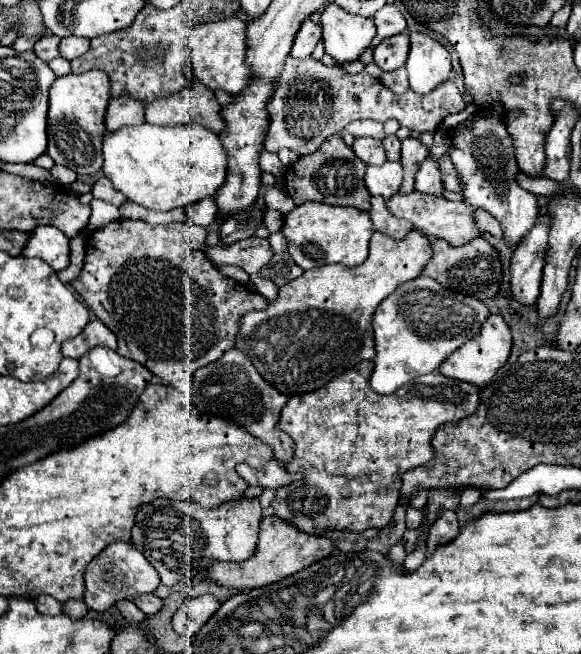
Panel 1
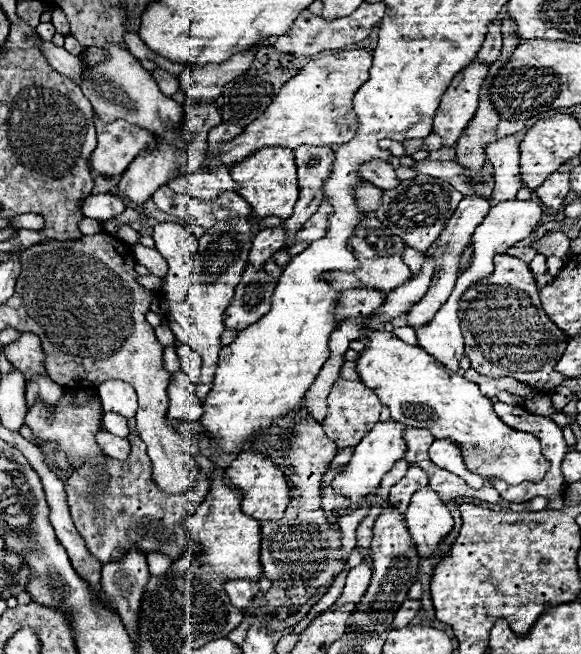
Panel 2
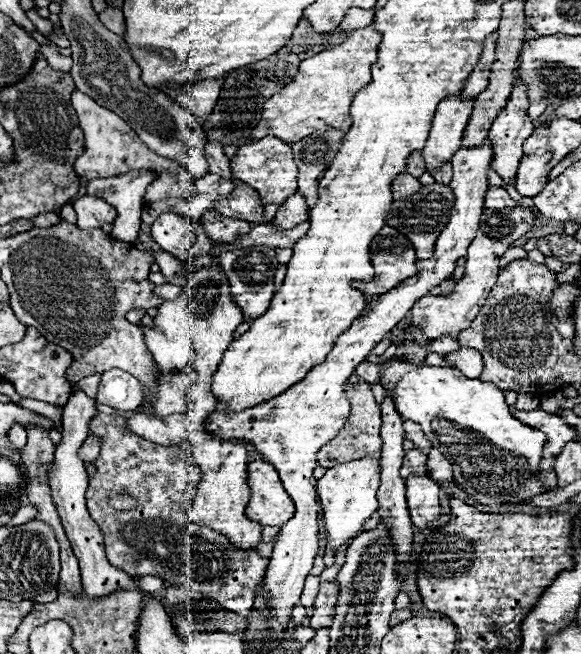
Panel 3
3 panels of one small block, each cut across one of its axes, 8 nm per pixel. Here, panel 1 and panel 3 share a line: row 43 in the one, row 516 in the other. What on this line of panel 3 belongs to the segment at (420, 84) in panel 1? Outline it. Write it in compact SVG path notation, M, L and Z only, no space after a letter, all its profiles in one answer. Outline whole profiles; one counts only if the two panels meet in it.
M408 476L406 478L406 498L408 498L408 510L414 528L422 530L428 522L438 520L440 516L440 504L438 504L438 484L430 480L428 476Z

